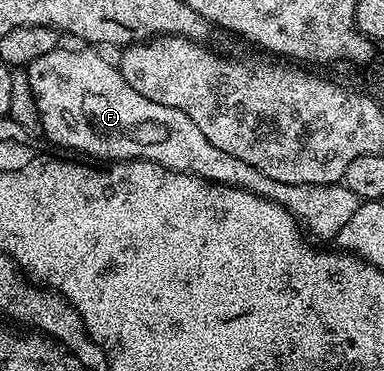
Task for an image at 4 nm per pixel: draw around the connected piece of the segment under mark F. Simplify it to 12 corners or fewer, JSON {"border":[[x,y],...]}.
{"border":[[97,53],[27,65],[40,131],[101,162],[150,160],[283,206],[332,241],[362,200],[275,182]]}

